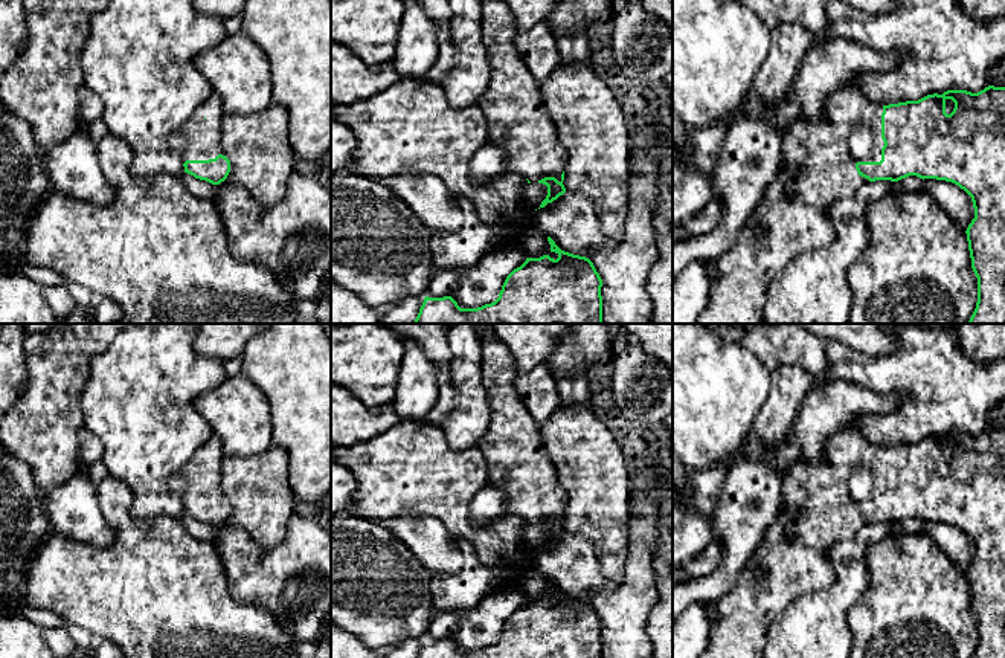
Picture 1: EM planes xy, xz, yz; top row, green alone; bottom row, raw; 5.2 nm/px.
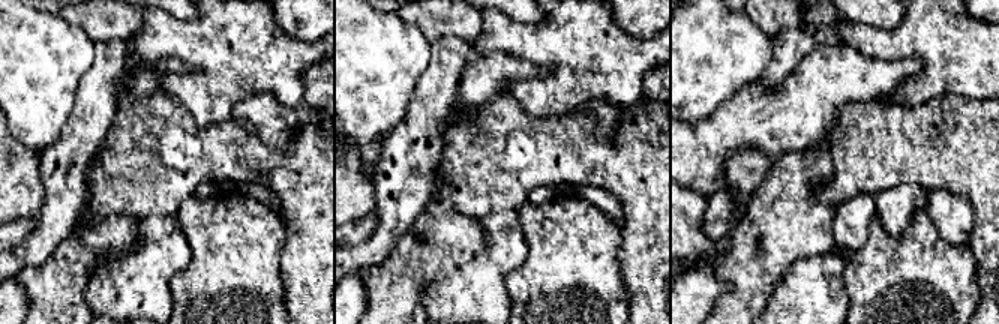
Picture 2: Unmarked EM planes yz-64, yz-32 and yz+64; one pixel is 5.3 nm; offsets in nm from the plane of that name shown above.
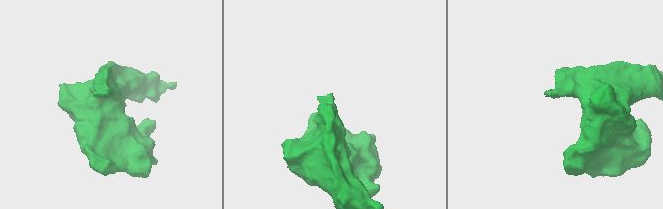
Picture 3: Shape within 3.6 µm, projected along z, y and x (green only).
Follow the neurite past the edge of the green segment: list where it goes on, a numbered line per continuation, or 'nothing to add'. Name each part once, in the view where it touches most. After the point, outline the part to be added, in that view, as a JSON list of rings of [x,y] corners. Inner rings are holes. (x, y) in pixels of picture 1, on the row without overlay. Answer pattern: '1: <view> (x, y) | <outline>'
1: yz (824, 495) | [[[849,426],[828,438],[817,463],[799,461],[782,478],[782,505],[798,516],[795,534],[805,545],[830,550],[836,543],[856,537],[868,521],[862,519],[857,504],[880,504],[883,446],[868,441],[857,426]]]

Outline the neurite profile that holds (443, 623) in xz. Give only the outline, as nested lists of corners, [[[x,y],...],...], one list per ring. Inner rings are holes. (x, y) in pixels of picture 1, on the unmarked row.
[[[453,609],[453,611],[438,611],[433,614],[429,629],[427,638],[429,640],[444,640],[448,638],[458,623],[461,621],[465,609]]]

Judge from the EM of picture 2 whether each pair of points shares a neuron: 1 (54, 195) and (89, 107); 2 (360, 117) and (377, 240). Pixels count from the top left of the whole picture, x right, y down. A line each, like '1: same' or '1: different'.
1: same
2: different

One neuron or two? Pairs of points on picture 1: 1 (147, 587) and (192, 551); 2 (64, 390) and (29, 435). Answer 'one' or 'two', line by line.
1: one
2: one

